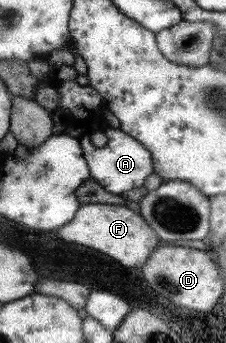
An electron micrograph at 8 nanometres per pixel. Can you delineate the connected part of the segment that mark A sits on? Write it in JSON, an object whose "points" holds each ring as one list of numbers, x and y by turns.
{"points":[[106,127,103,132,108,137,108,141,103,147,96,147,91,139,90,133,84,132,80,138,84,153,87,156,88,165,91,166,92,179,100,183,108,193,122,196,122,193,142,187,146,177,152,175,152,159,150,159,150,150,147,146,133,138,131,134,124,133,124,130]]}

